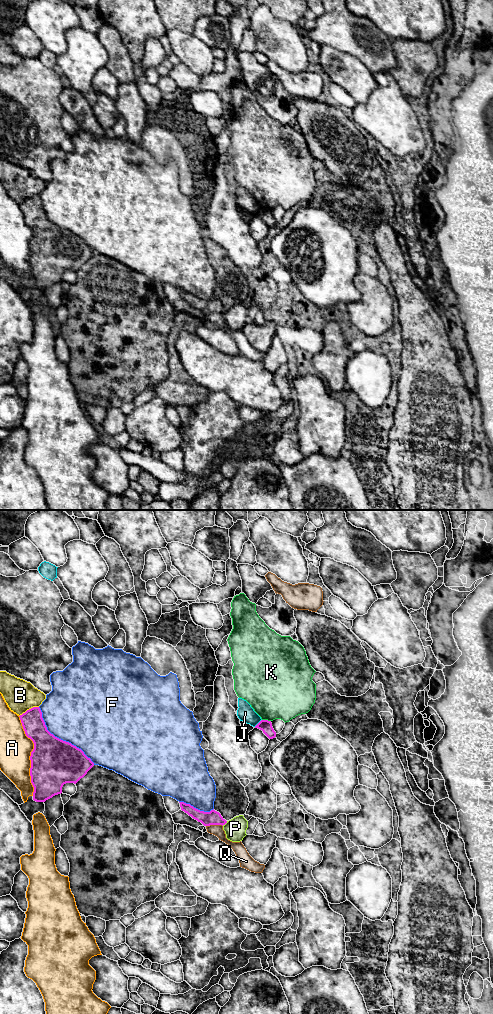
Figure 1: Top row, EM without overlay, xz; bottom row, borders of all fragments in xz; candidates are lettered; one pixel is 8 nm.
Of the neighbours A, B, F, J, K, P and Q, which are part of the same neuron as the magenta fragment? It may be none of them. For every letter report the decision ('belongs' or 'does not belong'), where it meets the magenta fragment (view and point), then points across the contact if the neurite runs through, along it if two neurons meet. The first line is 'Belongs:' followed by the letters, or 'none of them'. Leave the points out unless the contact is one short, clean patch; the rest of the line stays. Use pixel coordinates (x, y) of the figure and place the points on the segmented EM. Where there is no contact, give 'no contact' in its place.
Belongs: none of them
A: does not belong; meets magenta in xz at (30, 756)
B: does not belong; meets magenta in xz at (29, 709)
F: does not belong; meets magenta in xz at (60, 739)
J: does not belong; meets magenta in xz at (258, 723); border along xz (261, 719), (254, 726)
K: does not belong; meets magenta in xz at (266, 720)
P: does not belong; meets magenta in xz at (224, 824)
Q: does not belong; meets magenta in xz at (214, 824)

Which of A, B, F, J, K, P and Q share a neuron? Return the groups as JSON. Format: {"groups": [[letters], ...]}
{"groups": [["A"], ["B"], ["F"], ["J"], ["K"], ["P"], ["Q"]]}

